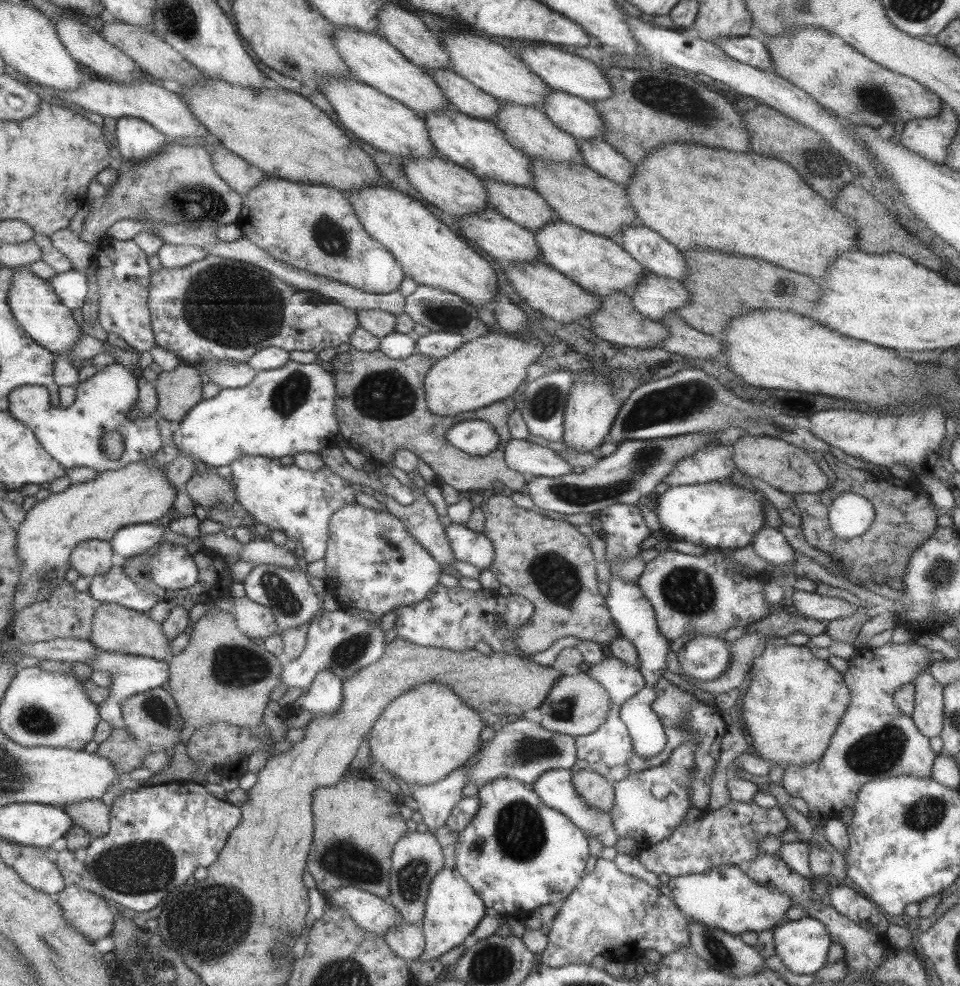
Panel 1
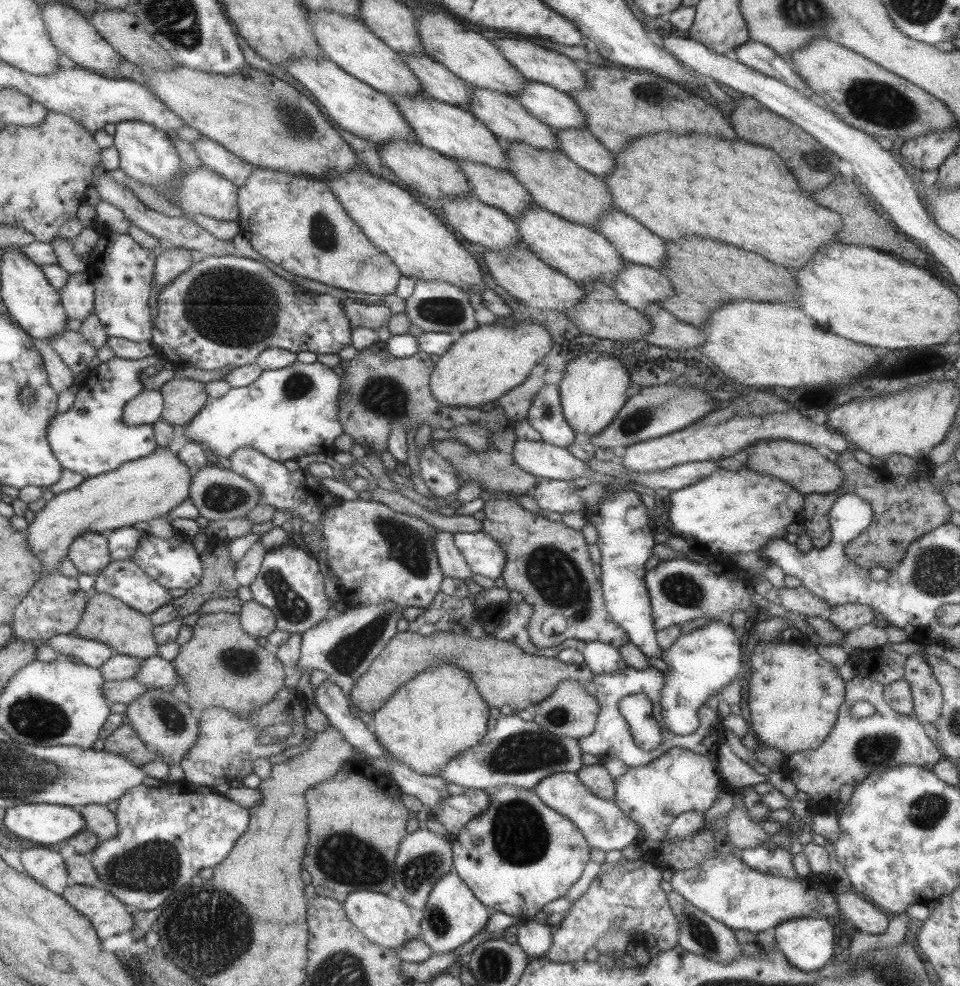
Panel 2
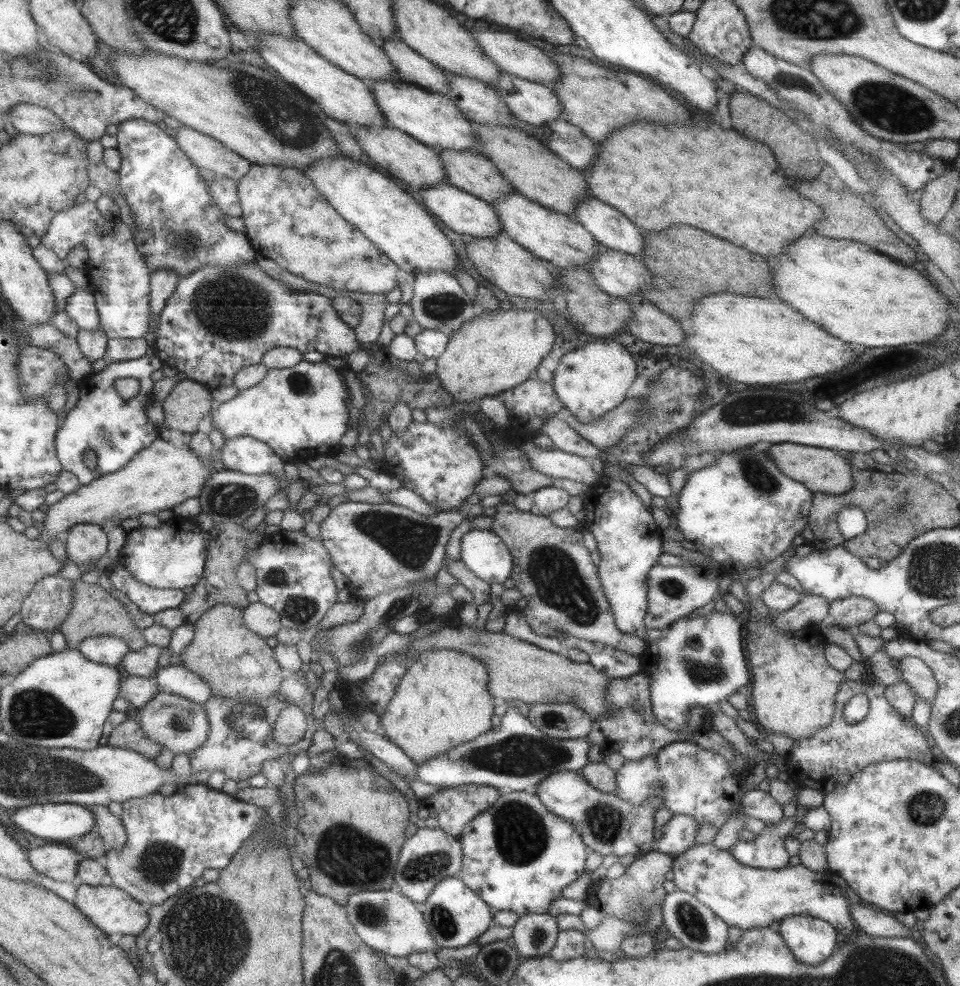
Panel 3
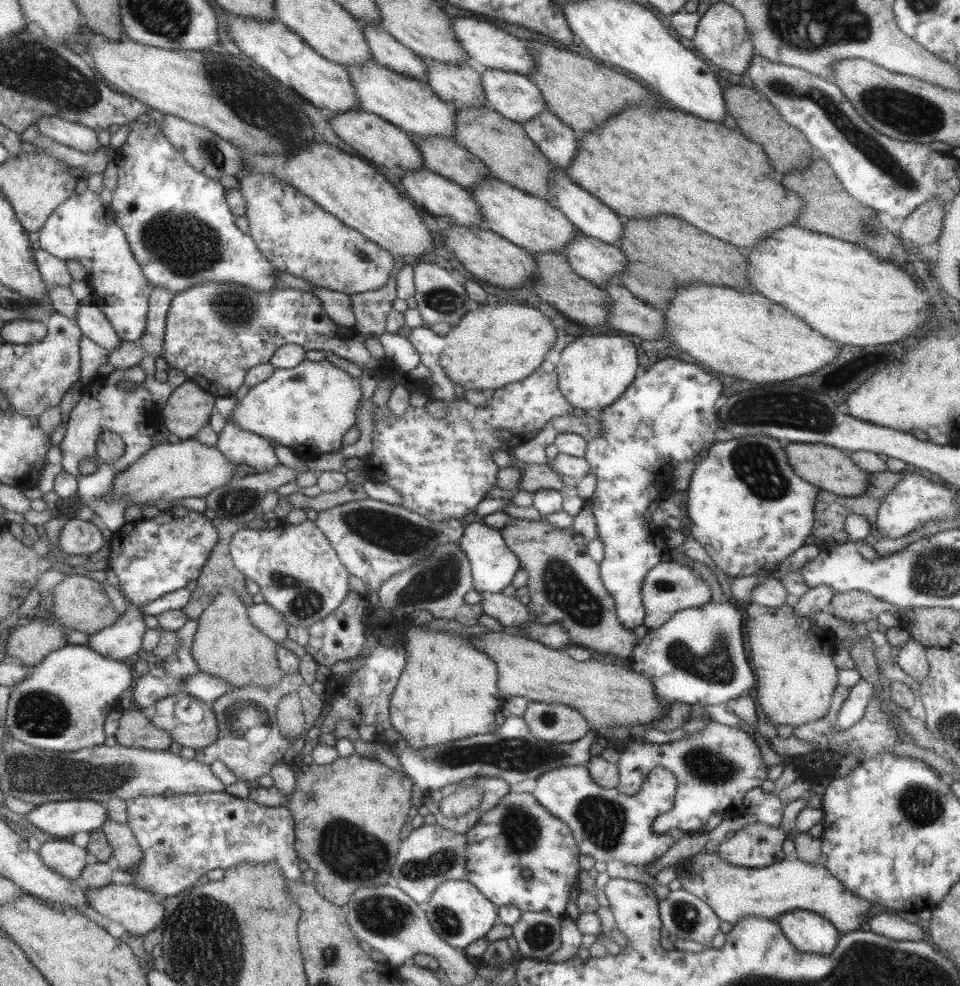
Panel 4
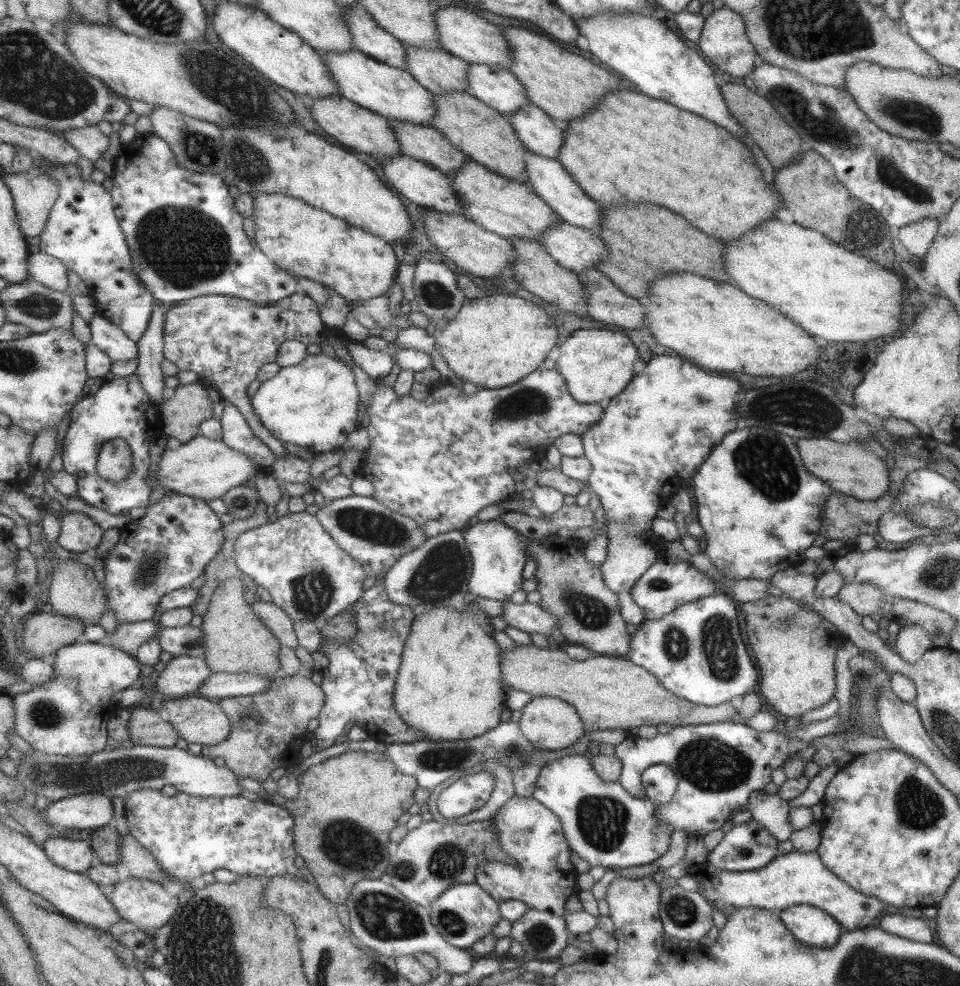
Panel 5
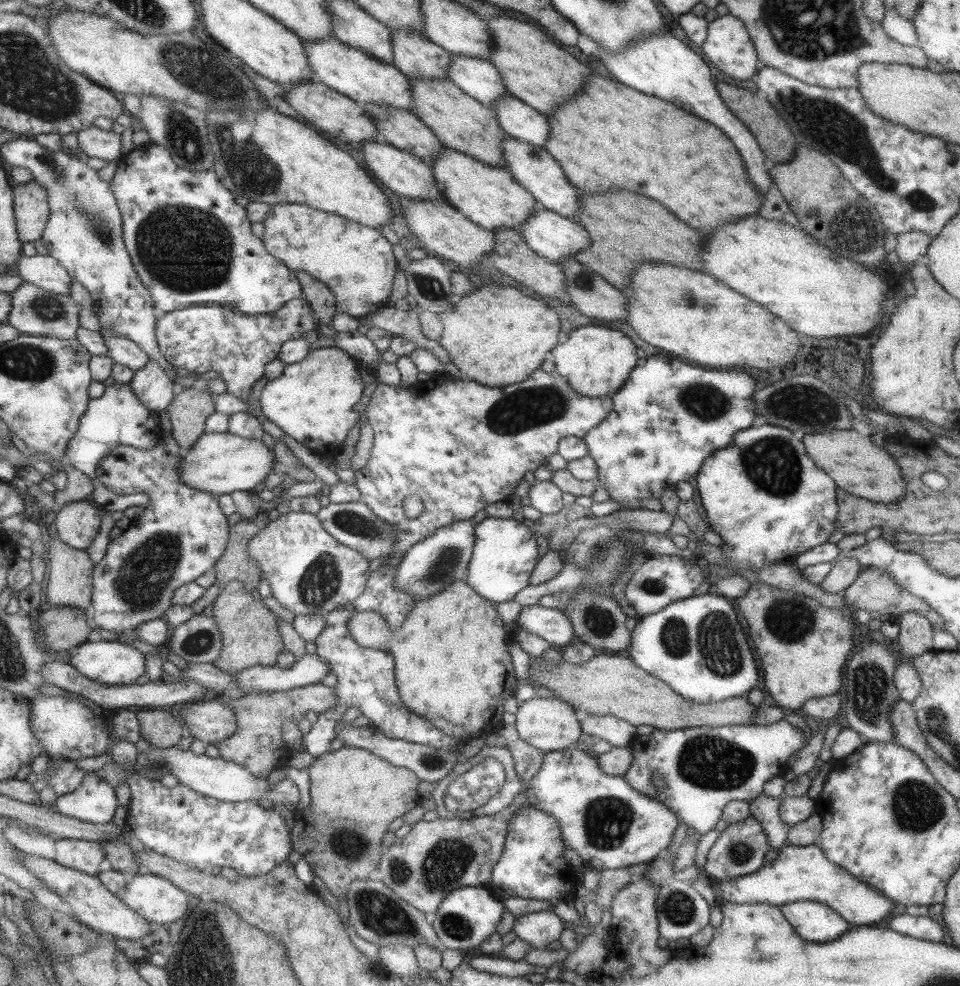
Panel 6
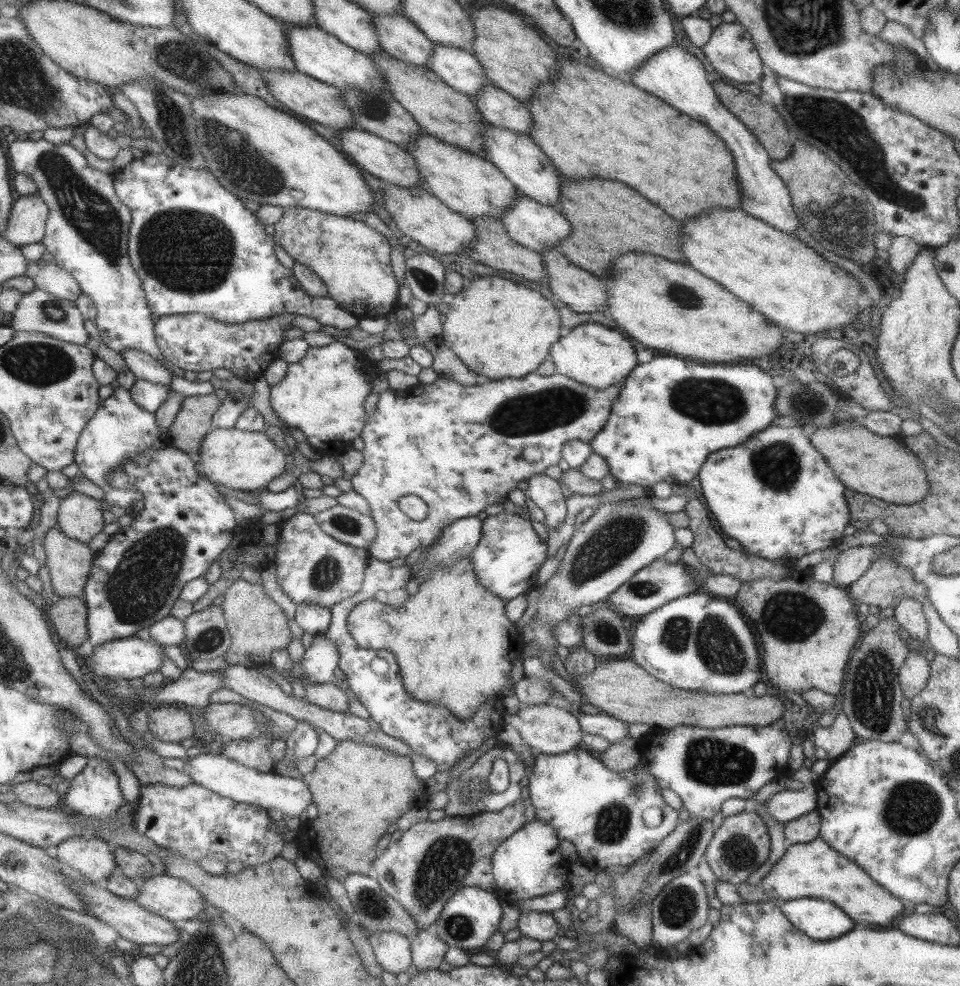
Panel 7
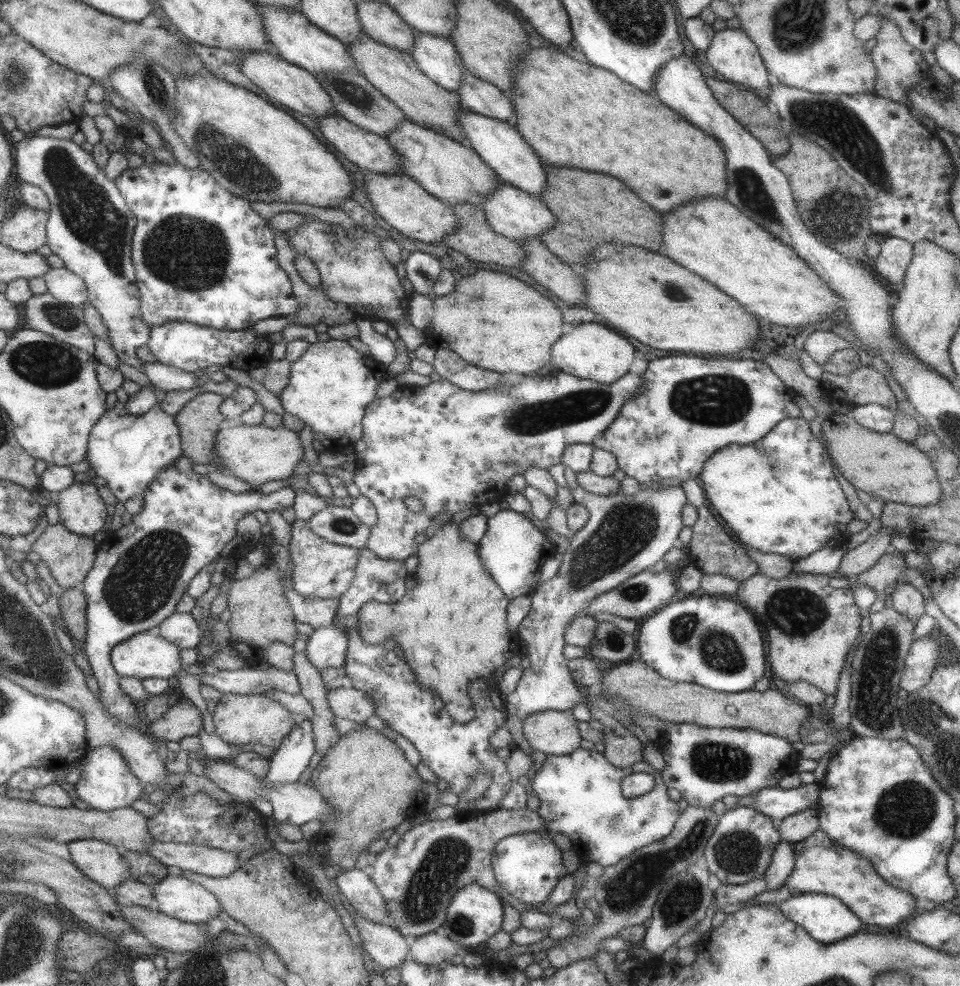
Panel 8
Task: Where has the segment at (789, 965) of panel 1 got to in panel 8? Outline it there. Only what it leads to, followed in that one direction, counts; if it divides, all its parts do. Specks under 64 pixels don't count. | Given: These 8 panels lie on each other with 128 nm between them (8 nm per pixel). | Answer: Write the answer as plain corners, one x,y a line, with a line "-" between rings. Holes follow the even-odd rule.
815,892
792,894
788,899
781,901
778,906
785,918
804,928
813,940
823,944
837,942
851,936
853,932
857,932
862,922
840,900
826,894

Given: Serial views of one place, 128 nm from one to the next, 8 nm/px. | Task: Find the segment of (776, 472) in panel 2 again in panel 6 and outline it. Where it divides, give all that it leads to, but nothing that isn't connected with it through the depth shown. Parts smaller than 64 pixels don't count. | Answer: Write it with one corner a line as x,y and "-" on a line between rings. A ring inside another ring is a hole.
854,429
835,430
831,434
805,434
803,446
807,456
838,488
864,498
866,501
888,503
904,497
905,485
895,458
884,448
871,443
869,436
861,436

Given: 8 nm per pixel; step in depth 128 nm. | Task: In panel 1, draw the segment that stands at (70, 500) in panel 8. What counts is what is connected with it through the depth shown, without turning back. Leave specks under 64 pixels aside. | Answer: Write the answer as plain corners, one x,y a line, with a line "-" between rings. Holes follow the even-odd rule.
93,539
79,542
70,553
70,568
86,579
103,575
112,567
112,551
109,541

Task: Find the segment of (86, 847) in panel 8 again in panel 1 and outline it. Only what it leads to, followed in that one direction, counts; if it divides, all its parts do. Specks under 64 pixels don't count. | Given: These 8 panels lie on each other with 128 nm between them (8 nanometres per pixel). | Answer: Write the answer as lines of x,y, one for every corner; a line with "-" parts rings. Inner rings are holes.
18,855
13,858
10,867
33,890
55,896
64,887
57,865
46,857
29,858

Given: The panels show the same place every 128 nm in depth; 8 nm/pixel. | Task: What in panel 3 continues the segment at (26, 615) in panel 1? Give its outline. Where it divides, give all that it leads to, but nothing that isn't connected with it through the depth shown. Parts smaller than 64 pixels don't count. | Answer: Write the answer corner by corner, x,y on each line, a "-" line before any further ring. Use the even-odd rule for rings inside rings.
45,576
32,586
23,600
21,622
33,630
52,632
59,629
71,611
73,581
59,576

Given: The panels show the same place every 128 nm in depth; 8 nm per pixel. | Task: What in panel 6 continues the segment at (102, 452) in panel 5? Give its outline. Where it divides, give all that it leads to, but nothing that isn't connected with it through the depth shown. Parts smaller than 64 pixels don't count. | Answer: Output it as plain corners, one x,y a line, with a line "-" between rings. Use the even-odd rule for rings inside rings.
163,433
162,439
149,450
139,450
127,445
117,445
108,450
97,463
96,480
110,492
128,495
138,492
147,493
149,502
139,517
130,519
129,526
122,530
121,536
110,540
107,551
91,572
91,608
96,626
109,632
132,631
142,622
161,618
171,606
171,596
179,586
193,582
202,573
212,570
219,556
223,554
229,540
227,516
217,505
218,495
201,492
183,484
178,479
176,466
185,452
172,437

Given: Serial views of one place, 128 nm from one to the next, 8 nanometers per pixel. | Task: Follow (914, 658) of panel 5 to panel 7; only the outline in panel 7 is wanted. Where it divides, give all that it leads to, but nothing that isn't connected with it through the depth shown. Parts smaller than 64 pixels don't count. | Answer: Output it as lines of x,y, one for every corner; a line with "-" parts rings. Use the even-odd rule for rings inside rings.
905,599
889,611
898,626
906,630
911,640
923,642
928,637
928,622
922,611
922,605
915,599

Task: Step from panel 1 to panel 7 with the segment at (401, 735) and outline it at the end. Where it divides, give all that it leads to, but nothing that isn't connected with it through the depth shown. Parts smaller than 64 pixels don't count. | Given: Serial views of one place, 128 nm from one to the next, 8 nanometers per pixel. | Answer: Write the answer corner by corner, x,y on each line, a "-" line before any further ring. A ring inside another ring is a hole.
471,556
463,557
463,559
457,561
457,563
451,567
435,567
435,569
431,569
431,573
427,575
427,578
427,580
424,580
424,582
419,585
417,593
413,594
411,597
409,596
409,599
399,608
393,609
392,607
373,600
363,600
363,602
357,604
346,616
346,629
349,631
351,638
356,642
357,646
371,650
388,650
394,654
395,661
399,666
403,688
413,700
431,702
432,706
447,710
461,721
469,720
484,702
494,701
497,692
501,692
501,689
505,686
505,682
507,682
507,679
510,677
513,663
521,659
526,653
526,643
521,636
519,626
512,623
505,616
505,603
495,597
495,595
491,595
489,591
483,589
476,581
475,573
473,573
473,565
471,565

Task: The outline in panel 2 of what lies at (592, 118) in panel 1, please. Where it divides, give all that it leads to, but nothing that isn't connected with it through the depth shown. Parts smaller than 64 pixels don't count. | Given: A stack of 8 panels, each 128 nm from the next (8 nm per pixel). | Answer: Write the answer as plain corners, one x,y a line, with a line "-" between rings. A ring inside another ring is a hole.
529,81
513,97
520,102
523,110
527,110
527,114
557,131
568,128
579,130
587,126
585,114
570,94
555,90
551,86

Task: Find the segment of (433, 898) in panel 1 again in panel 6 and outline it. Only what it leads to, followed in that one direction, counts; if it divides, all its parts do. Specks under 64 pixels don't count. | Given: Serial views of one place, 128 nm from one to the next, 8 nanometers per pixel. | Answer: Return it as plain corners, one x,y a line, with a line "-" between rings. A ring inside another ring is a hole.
485,886
459,887
446,894
439,903
431,926
444,946
461,952
467,948
477,948
490,934
496,932
503,911
502,902
499,902

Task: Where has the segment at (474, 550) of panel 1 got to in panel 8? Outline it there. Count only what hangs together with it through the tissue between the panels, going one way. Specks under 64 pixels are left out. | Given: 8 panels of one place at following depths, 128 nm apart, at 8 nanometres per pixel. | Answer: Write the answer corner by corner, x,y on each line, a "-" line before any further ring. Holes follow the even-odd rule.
511,509
499,510
487,517
486,530
478,544
481,567
509,600
530,595
537,586
543,563
556,553
555,543
546,537
543,530
533,526
523,514

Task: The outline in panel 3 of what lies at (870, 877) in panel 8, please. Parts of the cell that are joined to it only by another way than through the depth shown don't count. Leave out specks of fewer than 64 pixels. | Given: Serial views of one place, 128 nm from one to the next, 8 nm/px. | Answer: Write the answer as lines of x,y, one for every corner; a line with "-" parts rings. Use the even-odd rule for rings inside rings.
711,842
693,845
673,856
671,874
677,890
696,898
727,926
741,930
765,928
787,916
803,914
832,924
841,939
858,931
848,906
862,901
839,874
829,868
821,872
813,872
801,864
788,864
780,870
753,868
737,862
728,850
721,850

